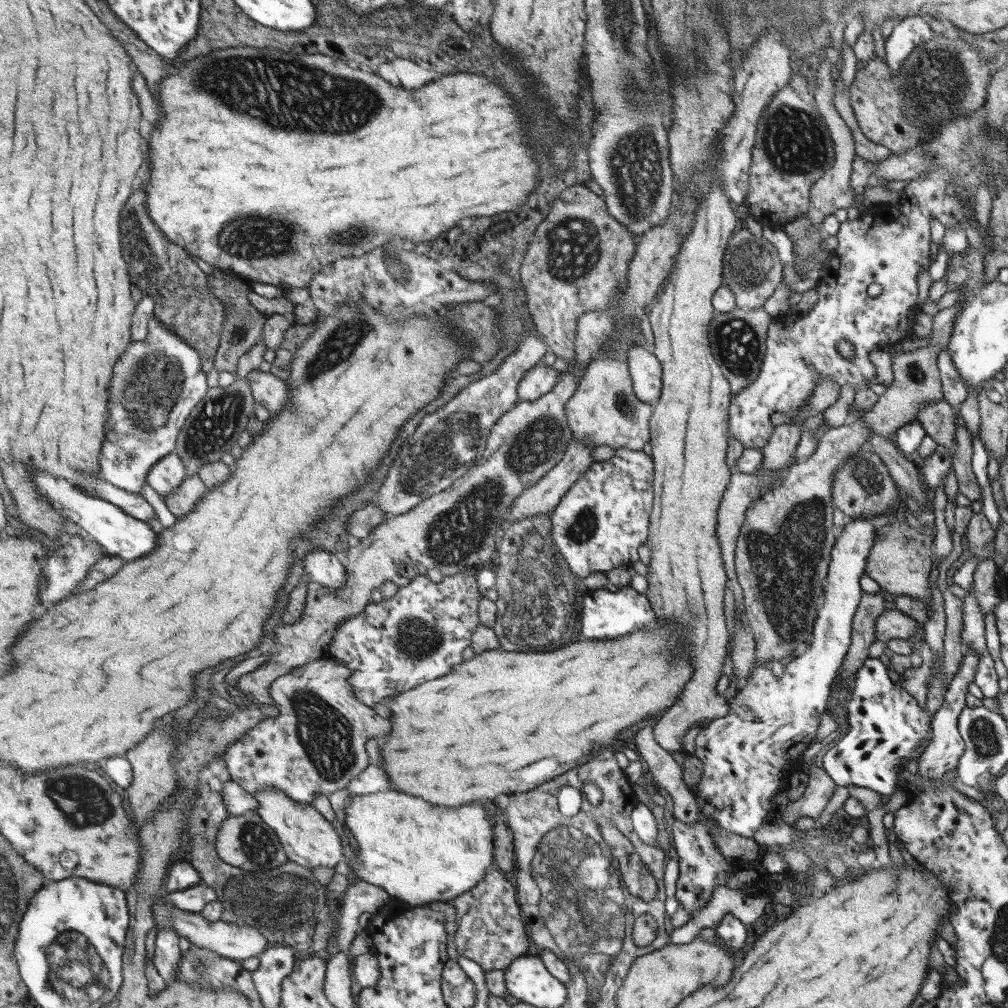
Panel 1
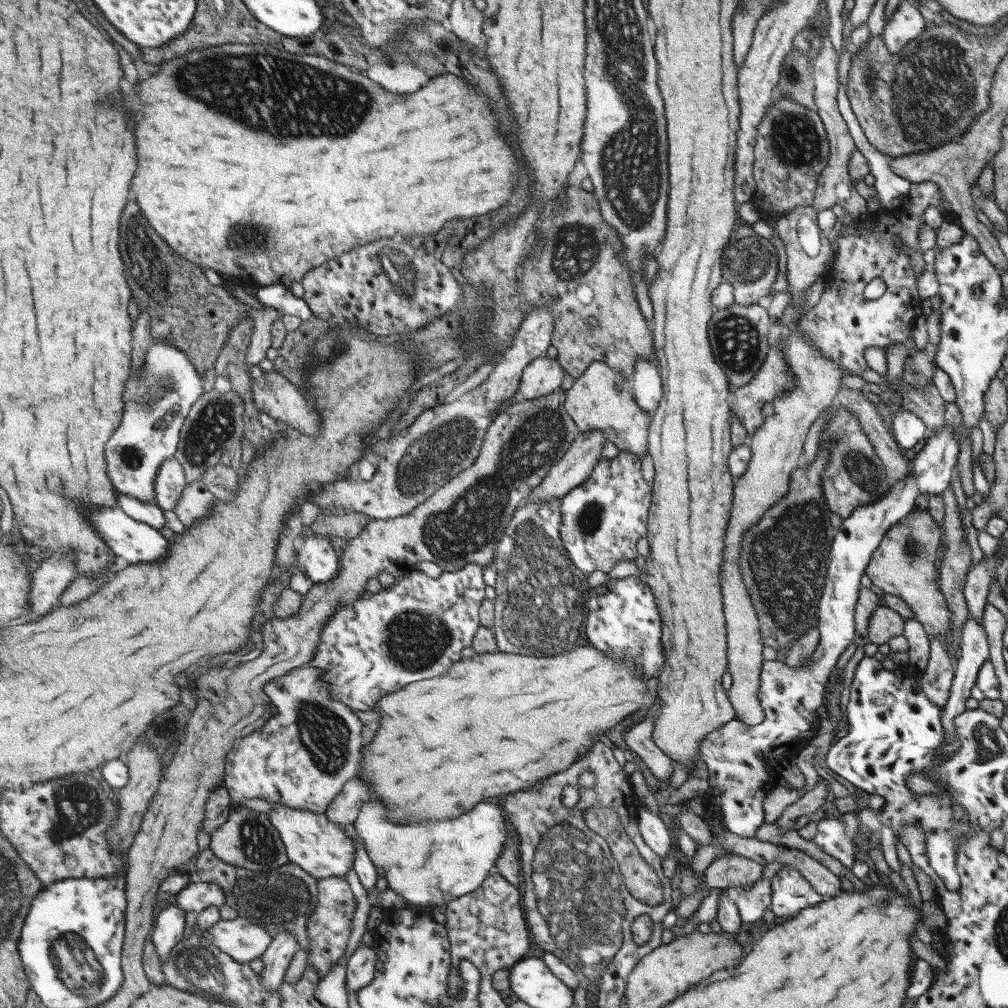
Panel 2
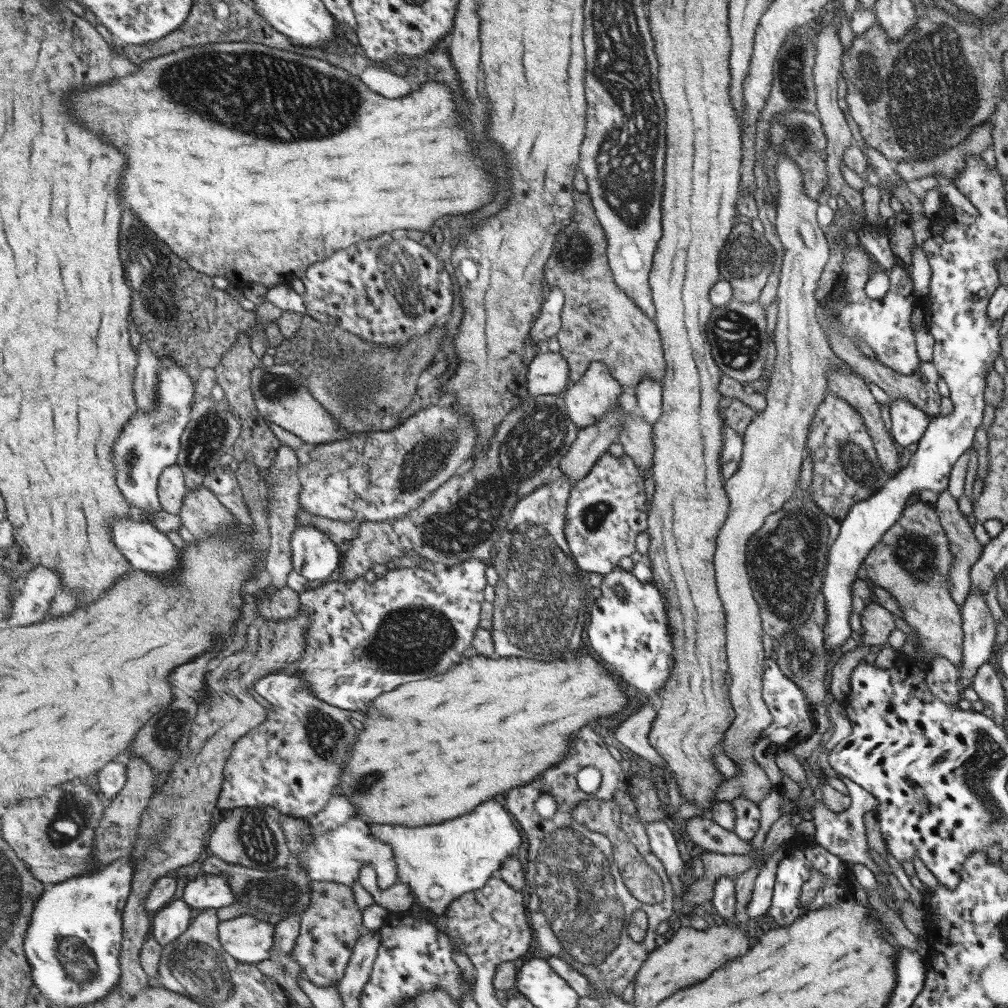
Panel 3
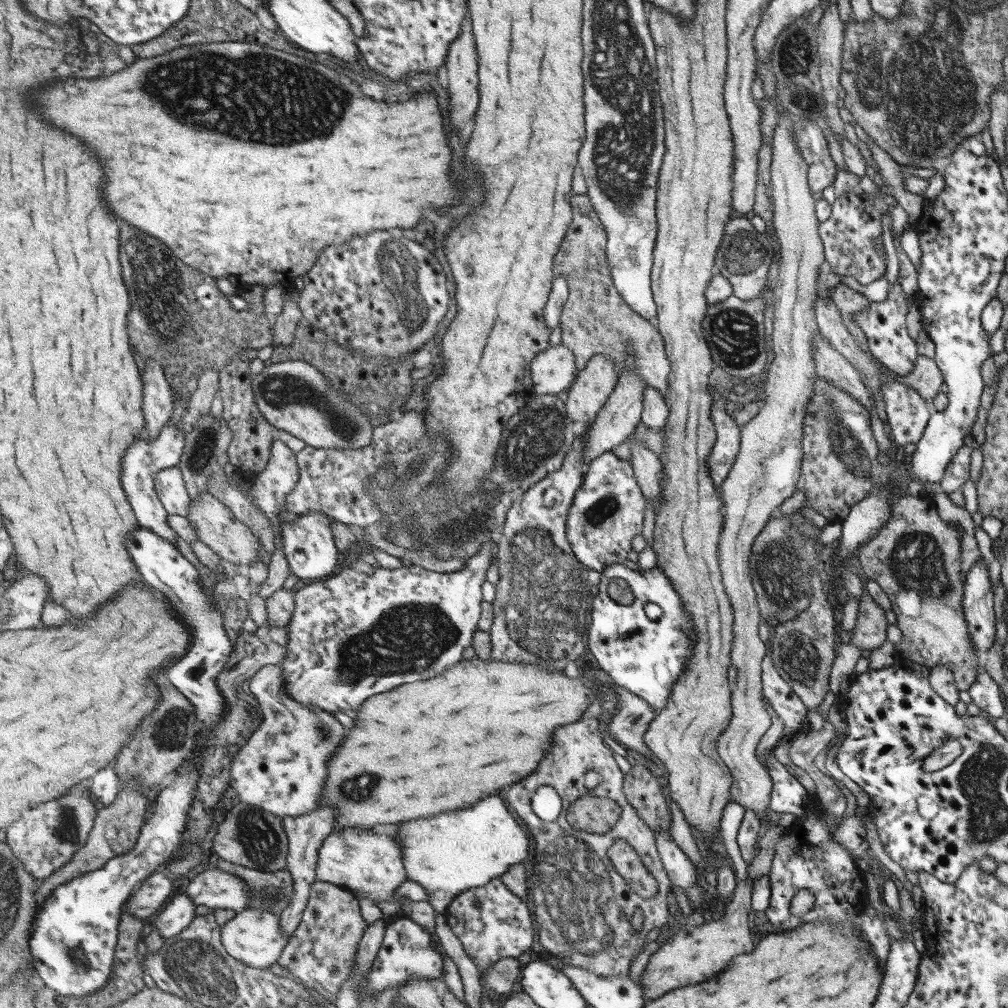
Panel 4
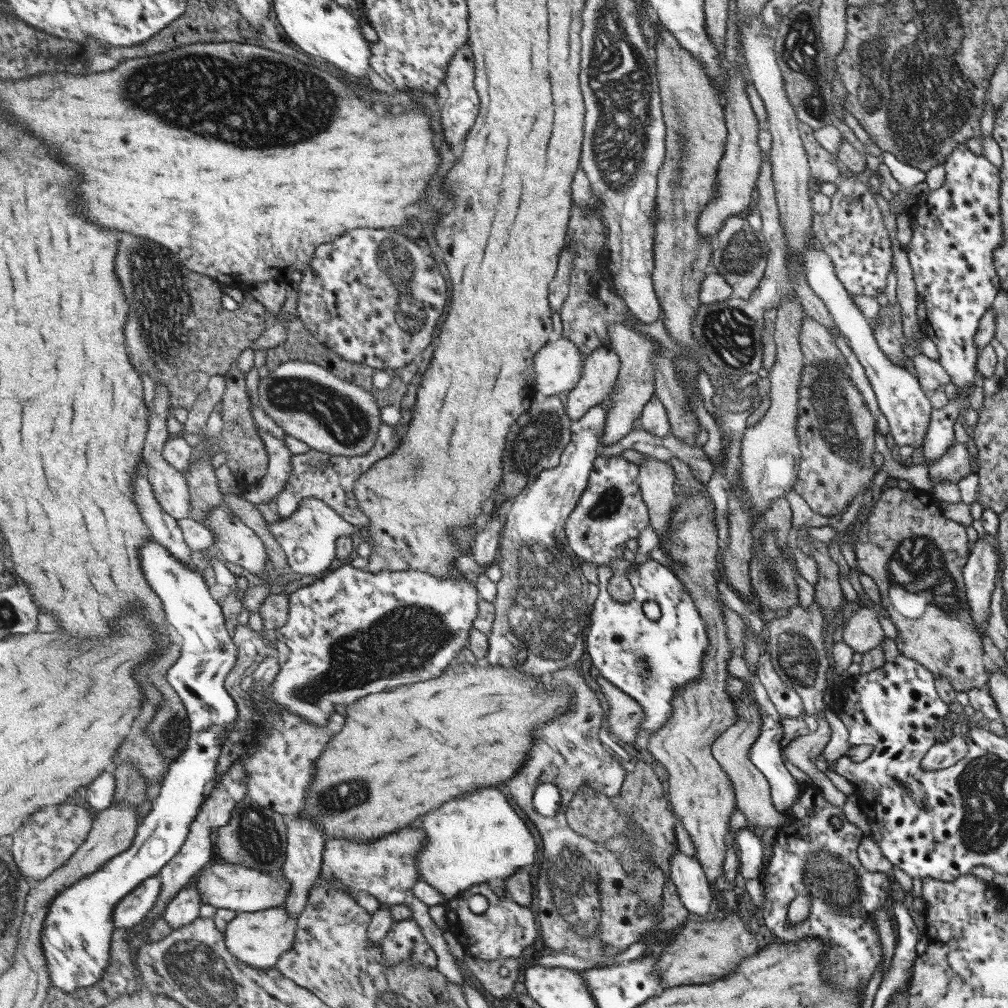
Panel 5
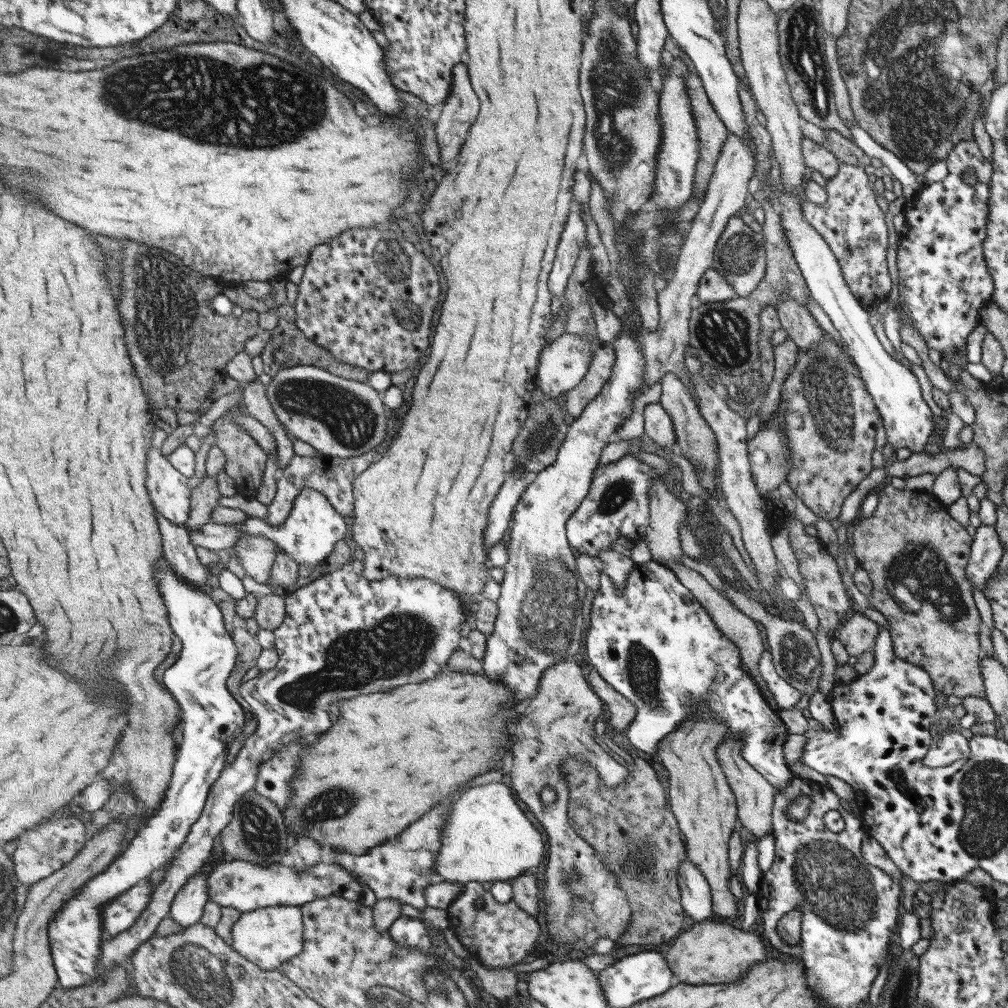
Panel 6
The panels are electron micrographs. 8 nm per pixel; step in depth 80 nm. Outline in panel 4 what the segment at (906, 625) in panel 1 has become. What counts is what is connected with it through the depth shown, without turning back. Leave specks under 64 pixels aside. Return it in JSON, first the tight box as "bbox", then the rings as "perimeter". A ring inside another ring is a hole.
{"bbox":[849,592,888,651],"perimeter":[[[865,592],[861,593],[858,605],[854,628],[849,631],[849,645],[863,651],[876,649],[886,639],[888,622],[885,614]]]}

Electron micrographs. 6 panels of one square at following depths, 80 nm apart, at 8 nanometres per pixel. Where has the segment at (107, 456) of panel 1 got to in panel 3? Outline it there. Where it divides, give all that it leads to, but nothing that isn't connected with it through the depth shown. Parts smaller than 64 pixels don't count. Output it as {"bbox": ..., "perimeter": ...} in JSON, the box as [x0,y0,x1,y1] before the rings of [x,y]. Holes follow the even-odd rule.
{"bbox":[114,357,196,523],"perimeter":[[[161,357],[158,397],[156,411],[148,413],[143,409],[126,424],[118,443],[114,444],[114,463],[118,471],[118,486],[131,506],[144,510],[144,515],[151,523],[154,514],[163,511],[158,493],[158,483],[167,467],[178,464],[181,437],[192,415],[196,382],[187,372],[186,366],[179,364],[173,357]]]}

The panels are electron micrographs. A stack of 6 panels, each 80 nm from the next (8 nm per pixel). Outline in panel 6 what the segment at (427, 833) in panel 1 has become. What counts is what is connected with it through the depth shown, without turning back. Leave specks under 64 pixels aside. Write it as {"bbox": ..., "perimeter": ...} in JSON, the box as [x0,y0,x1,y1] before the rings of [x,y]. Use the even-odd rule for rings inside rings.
{"bbox":[434,778,545,885],"perimeter":[[[498,778],[487,786],[475,786],[465,790],[446,818],[442,830],[442,845],[434,869],[443,880],[450,882],[478,882],[490,885],[496,880],[516,879],[537,864],[541,864],[545,854],[543,834],[535,824],[523,814],[511,788],[500,783]]]}

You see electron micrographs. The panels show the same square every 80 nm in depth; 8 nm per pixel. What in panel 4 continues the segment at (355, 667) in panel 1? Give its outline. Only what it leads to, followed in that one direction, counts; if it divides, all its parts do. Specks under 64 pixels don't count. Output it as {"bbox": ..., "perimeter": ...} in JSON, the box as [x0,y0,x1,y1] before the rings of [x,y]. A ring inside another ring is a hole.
{"bbox":[282,540,497,714],"perimeter":[[[488,540],[483,545],[482,551],[470,559],[465,560],[465,566],[454,573],[439,573],[426,570],[418,565],[405,565],[396,569],[378,568],[371,576],[363,572],[353,570],[353,566],[344,565],[338,569],[337,573],[330,576],[326,581],[315,582],[307,585],[295,594],[295,613],[289,624],[289,653],[287,659],[282,662],[283,676],[286,680],[288,693],[303,704],[311,705],[313,708],[321,707],[325,712],[334,714],[339,710],[357,711],[373,695],[379,695],[394,688],[401,687],[402,684],[414,683],[420,680],[427,680],[442,675],[448,668],[463,660],[463,652],[474,644],[474,636],[478,631],[479,621],[482,620],[482,605],[484,600],[483,586],[487,582],[487,574],[490,566],[495,561],[497,551],[497,540]]]}

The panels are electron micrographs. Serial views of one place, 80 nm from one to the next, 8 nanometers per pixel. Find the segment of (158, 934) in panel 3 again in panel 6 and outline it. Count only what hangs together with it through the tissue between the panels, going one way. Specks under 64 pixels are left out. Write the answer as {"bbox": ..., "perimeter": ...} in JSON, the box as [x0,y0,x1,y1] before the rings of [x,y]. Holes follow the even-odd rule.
{"bbox":[169,865,211,927],"perimeter":[[[211,865],[205,866],[198,874],[194,874],[175,897],[169,916],[185,927],[200,922],[210,901],[207,877],[211,868]]]}

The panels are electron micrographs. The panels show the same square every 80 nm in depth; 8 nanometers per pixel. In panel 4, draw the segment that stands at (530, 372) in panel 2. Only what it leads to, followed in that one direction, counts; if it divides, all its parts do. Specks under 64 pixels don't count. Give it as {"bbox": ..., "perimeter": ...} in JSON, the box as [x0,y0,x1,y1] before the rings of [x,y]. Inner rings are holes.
{"bbox":[532,344,579,395],"perimeter":[[[566,344],[553,345],[532,362],[535,395],[556,395],[569,390],[579,376],[575,353]]]}

